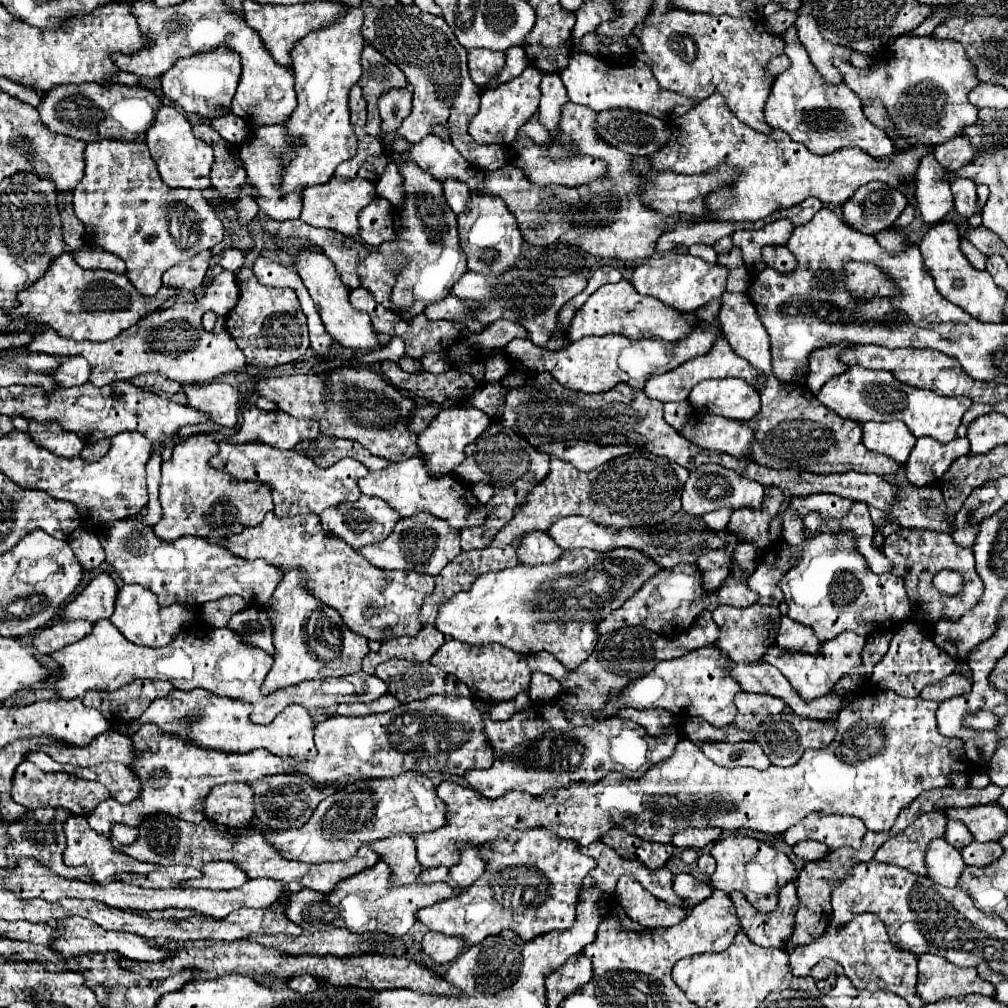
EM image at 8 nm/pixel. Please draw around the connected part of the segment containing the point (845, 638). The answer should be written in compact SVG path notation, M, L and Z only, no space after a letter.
M841 632L839 636L835 636L833 640L823 642L821 646L821 654L813 656L813 654L803 654L803 652L783 652L777 646L771 646L771 652L767 652L763 656L765 662L777 666L781 670L781 674L791 682L791 686L799 692L799 696L803 700L817 700L821 696L827 696L827 692L835 690L835 684L847 676L847 672L859 668L859 664L863 664L861 660L861 650L863 650L863 642L865 638L853 632Z

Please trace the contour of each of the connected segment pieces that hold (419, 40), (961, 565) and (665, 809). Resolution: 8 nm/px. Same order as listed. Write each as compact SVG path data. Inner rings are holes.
M367 2L363 4L363 14L365 14L365 22L361 26L361 34L365 40L369 40L369 44L373 48L377 48L385 58L389 58L393 64L397 64L403 74L407 76L411 90L413 90L413 110L407 116L407 120L403 120L403 124L399 126L399 130L395 132L395 136L405 138L407 142L415 144L419 142L423 136L427 136L431 132L431 128L435 126L443 126L451 132L451 142L453 146L461 152L461 156L475 168L481 170L497 170L501 166L507 164L507 148L505 146L495 146L495 144L477 144L469 132L467 126L471 122L471 118L475 116L475 112L479 110L479 98L481 98L481 90L473 84L471 76L469 76L469 68L467 68L467 50L457 42L455 34L451 32L451 28L447 26L447 22L441 16L429 16L425 12L421 12L419 8L415 8L415 4L411 6L403 6L403 4L395 4L391 8L373 8Z
M903 528L885 538L885 556L893 562L891 572L903 576L903 580L905 580L907 596L911 600L911 618L927 614L931 622L939 622L941 618L959 620L963 614L967 614L979 602L979 596L983 596L983 582L981 582L979 574L975 572L973 550L961 548L959 544L955 544L955 540L947 532ZM941 568L953 568L953 570L961 572L961 576L965 578L965 588L961 594L945 596L933 588L931 578Z
M865 688L859 692L859 696L855 700L851 700L851 704L847 708L843 708L843 712L839 712L837 716L837 736L835 740L827 746L827 748L819 748L819 750L813 750L809 748L801 760L791 766L791 768L781 768L781 766L769 766L767 770L755 770L755 768L721 768L717 766L713 760L709 760L703 752L701 752L701 746L687 740L687 738L681 738L675 746L675 752L671 758L651 766L639 780L631 780L631 778L625 778L623 774L619 772L609 772L603 780L599 780L599 784L569 784L567 788L555 788L551 792L545 792L543 796L531 796L527 792L507 792L503 798L495 798L495 800L487 800L485 796L479 796L479 792L475 792L473 788L465 788L465 786L459 786L455 782L443 782L439 784L437 788L437 794L439 798L447 804L449 812L447 812L447 826L435 830L435 832L427 832L427 834L419 834L415 836L415 842L417 842L417 860L423 868L433 868L433 866L453 866L459 862L459 848L465 844L465 842L471 842L471 844L485 844L485 842L493 842L499 834L499 830L503 826L515 826L515 828L535 828L535 826L551 826L551 824L561 824L565 828L569 828L569 836L573 840L577 840L581 846L589 846L591 842L599 840L599 834L605 834L609 832L611 828L623 828L625 832L629 834L635 834L643 840L653 840L653 842L671 842L673 834L681 828L687 828L687 826L697 826L697 828L705 828L705 826L719 826L719 828L727 828L727 830L735 830L735 828L753 828L753 830L761 830L761 832L771 832L771 834L781 834L785 830L789 830L791 826L799 824L805 816L809 816L811 812L823 812L823 814L849 814L849 816L857 816L865 822L867 830L875 830L875 832L883 832L883 830L889 830L893 826L893 822L897 820L899 812L903 808L907 808L907 804L911 804L911 800L915 800L915 796L919 796L921 792L925 790L933 790L933 788L943 788L949 784L949 776L953 776L955 772L967 772L969 770L969 760L967 760L967 754L965 754L965 748L963 748L963 742L961 740L955 740L955 738L947 738L947 736L941 736L939 730L937 730L937 724L935 724L935 712L937 712L937 702L935 700L923 700L921 696L913 696L913 698L903 698L891 690L885 690L885 688Z

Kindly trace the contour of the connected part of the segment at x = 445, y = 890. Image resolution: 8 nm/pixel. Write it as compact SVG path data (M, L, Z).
M377 862L367 872L359 872L343 880L329 896L313 892L309 888L301 888L299 892L291 894L287 904L287 918L301 926L303 930L331 930L331 928L347 928L351 932L365 932L365 930L381 930L395 936L405 936L409 928L415 924L417 912L425 906L431 906L443 898L455 896L455 888L439 882L439 884L423 884L413 882L405 886L397 886L391 882L391 866L387 862Z

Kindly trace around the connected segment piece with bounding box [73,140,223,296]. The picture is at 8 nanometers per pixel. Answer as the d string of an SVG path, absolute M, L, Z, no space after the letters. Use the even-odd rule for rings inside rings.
M89 142L85 148L85 176L73 190L73 210L85 226L85 242L123 258L127 264L125 276L141 296L155 296L159 292L165 270L179 262L191 260L201 250L209 250L223 240L223 222L217 218L203 192L189 188L169 188L161 180L145 142Z

